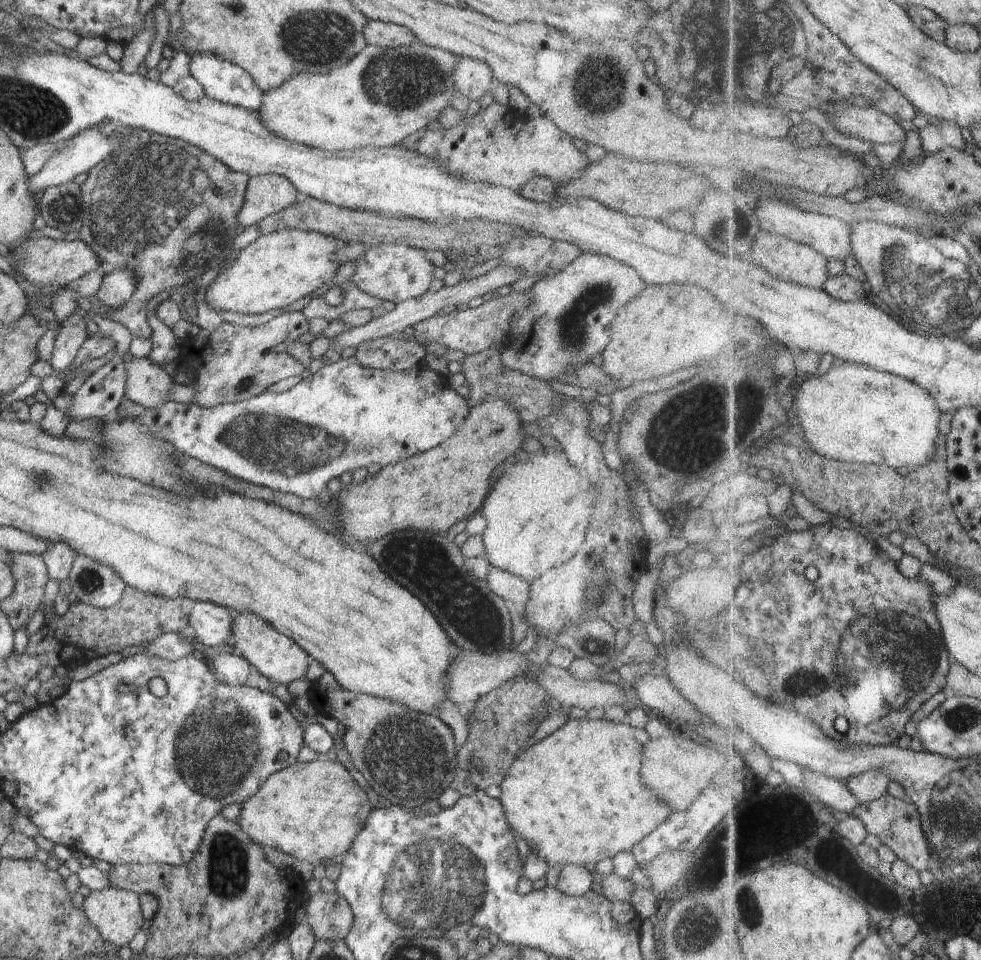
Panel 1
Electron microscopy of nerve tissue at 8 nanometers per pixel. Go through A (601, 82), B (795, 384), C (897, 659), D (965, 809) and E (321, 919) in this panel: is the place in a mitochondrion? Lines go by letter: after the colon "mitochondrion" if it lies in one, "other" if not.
A: mitochondrion
B: other
C: mitochondrion
D: mitochondrion
E: other

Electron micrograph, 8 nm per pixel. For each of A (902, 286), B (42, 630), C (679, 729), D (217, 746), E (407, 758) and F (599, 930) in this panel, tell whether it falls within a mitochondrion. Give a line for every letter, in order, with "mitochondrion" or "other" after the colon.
A: mitochondrion
B: other
C: other
D: mitochondrion
E: mitochondrion
F: other

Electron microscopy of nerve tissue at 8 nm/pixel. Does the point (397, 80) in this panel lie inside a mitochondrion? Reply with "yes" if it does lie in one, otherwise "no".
yes

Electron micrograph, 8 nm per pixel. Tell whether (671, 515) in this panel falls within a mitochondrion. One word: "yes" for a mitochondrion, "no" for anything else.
no

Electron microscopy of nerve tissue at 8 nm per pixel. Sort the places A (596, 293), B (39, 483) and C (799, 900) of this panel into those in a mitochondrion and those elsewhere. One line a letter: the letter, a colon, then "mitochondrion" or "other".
A: mitochondrion
B: mitochondrion
C: other

